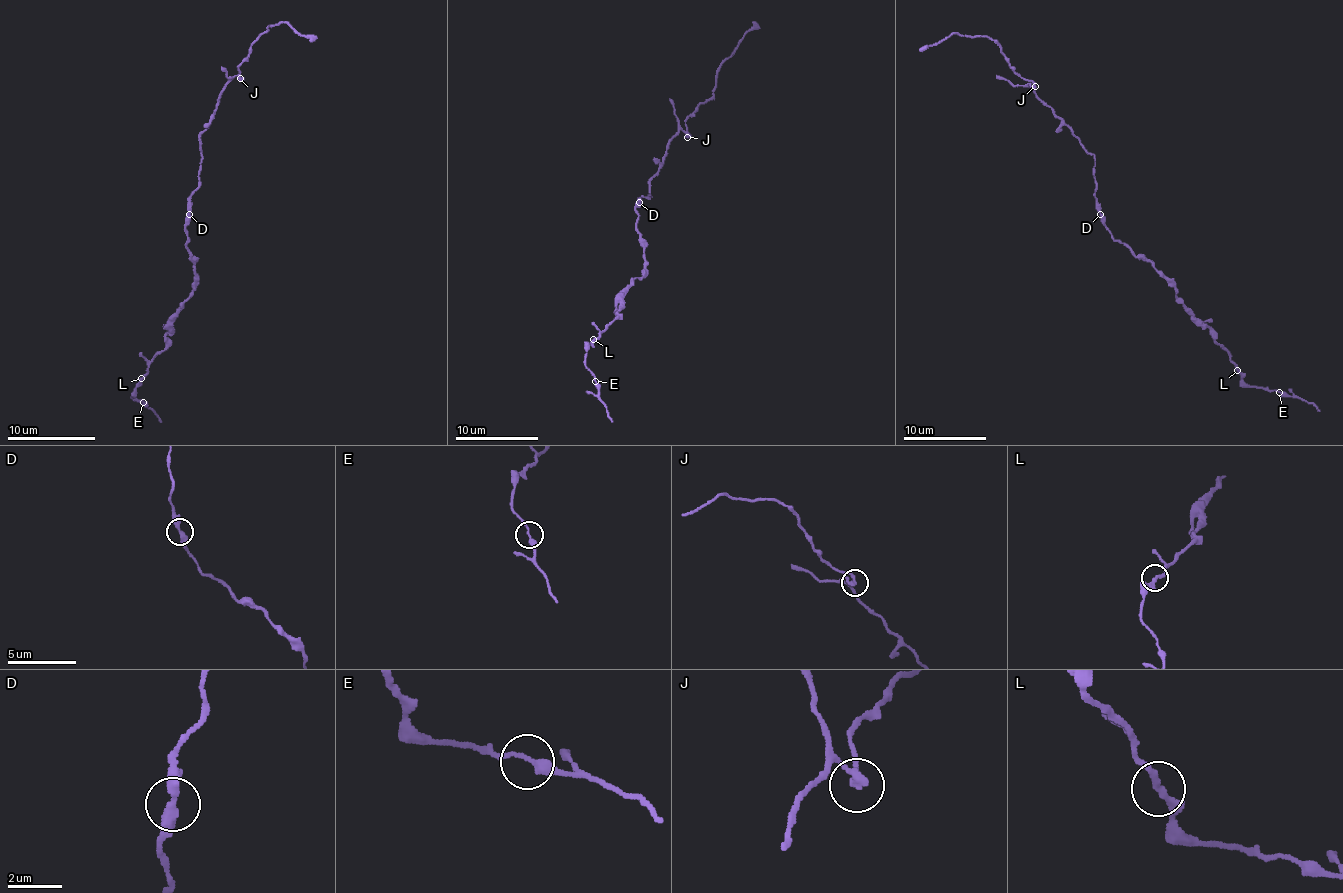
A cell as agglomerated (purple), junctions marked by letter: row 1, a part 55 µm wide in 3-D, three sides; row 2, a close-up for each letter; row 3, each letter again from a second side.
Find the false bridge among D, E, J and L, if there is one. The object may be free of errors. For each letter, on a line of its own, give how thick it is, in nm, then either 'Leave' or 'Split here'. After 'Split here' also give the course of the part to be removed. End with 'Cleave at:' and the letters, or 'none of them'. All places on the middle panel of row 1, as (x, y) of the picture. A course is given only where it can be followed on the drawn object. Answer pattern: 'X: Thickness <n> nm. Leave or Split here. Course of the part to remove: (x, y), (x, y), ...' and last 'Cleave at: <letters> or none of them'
D: Thickness 360 nm. Leave
E: Thickness 240 nm. Leave
J: Thickness 240 nm. Split here. Course of the part to remove: (687, 136), (684, 122), (716, 88), (716, 70), (757, 22)
L: Thickness 240 nm. Leave
Cleave at: J

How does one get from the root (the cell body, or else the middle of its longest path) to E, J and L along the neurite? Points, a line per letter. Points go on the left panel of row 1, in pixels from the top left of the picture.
E: (187, 216), (187, 251), (193, 260), (196, 288), (171, 323), (167, 345), (150, 363), (132, 396), (143, 402)
J: (187, 216), (189, 201), (200, 177), (200, 135), (207, 128), (220, 91), (235, 76), (239, 78)
L: (187, 216), (187, 251), (193, 260), (196, 288), (171, 323), (167, 345), (150, 363), (141, 378)

